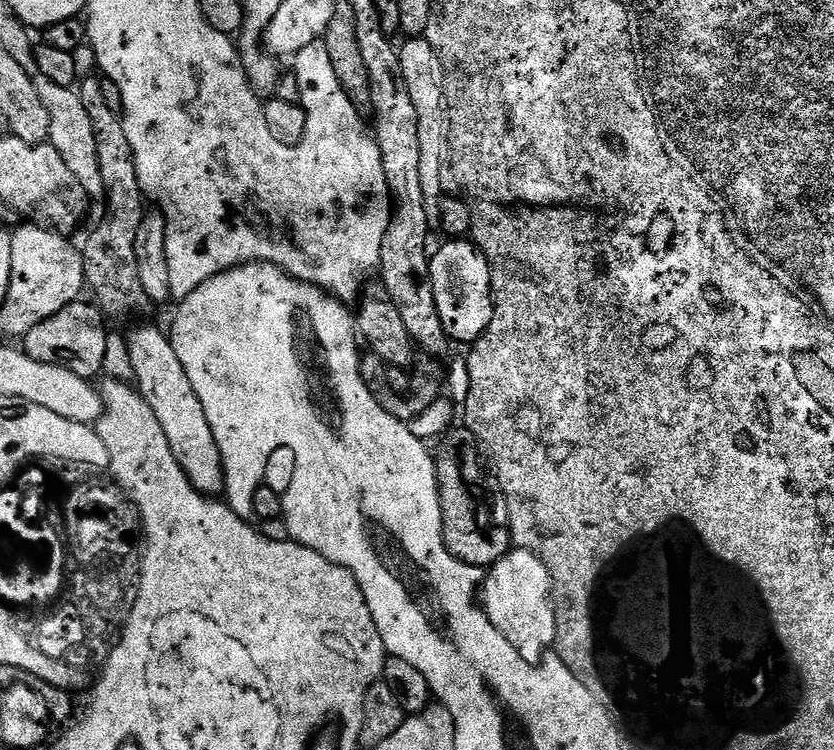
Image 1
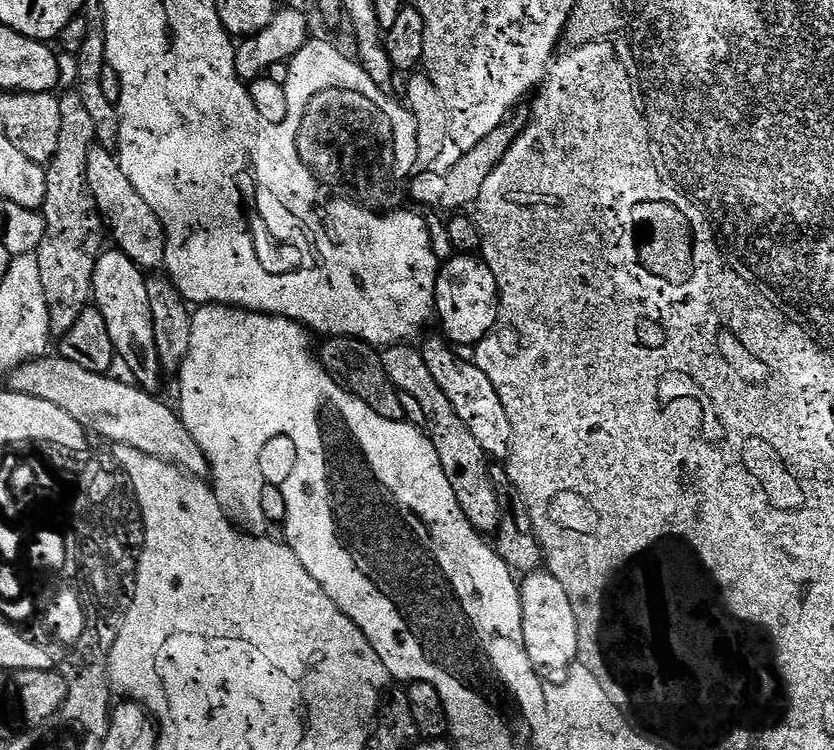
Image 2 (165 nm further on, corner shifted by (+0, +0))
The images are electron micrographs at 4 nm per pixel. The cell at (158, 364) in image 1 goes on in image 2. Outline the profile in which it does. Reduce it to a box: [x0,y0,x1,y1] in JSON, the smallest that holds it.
[92,250,162,393]

